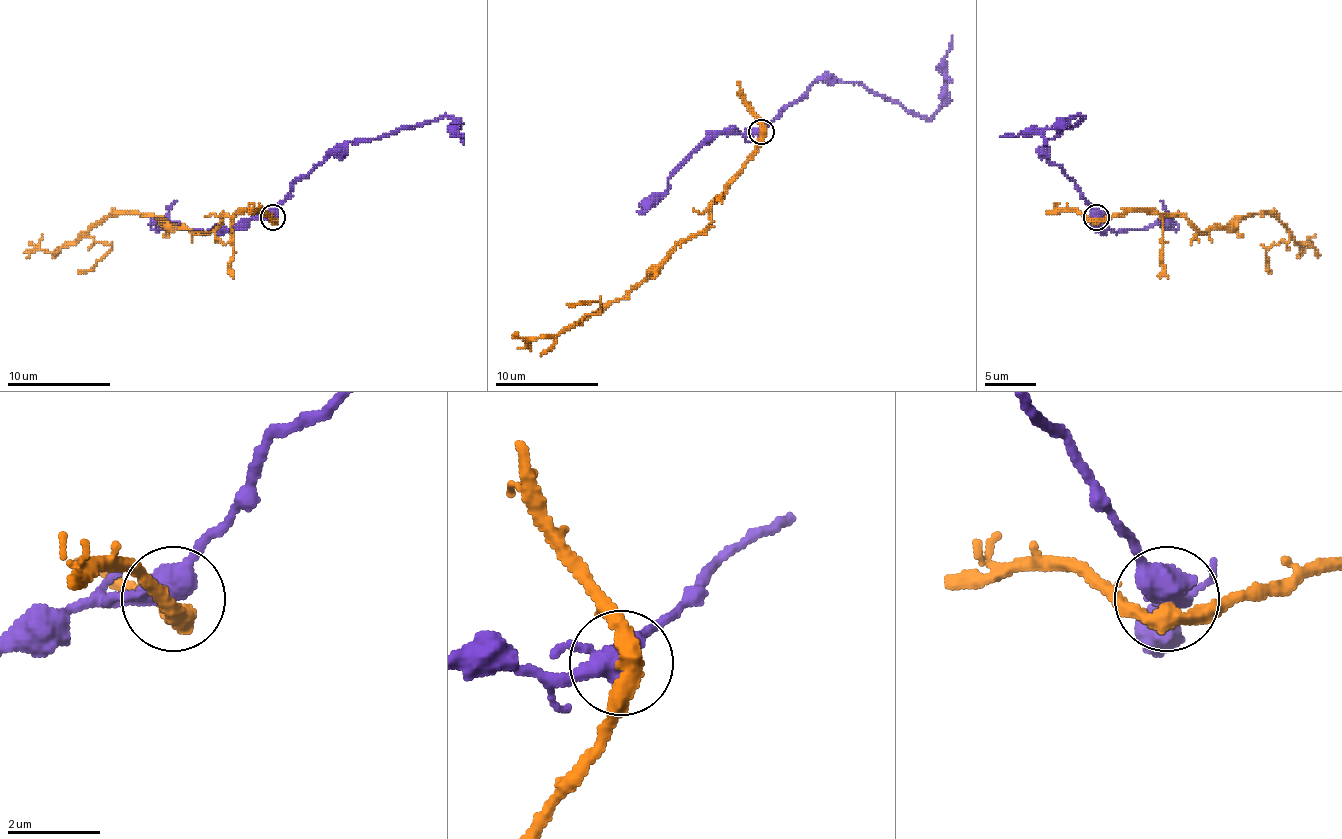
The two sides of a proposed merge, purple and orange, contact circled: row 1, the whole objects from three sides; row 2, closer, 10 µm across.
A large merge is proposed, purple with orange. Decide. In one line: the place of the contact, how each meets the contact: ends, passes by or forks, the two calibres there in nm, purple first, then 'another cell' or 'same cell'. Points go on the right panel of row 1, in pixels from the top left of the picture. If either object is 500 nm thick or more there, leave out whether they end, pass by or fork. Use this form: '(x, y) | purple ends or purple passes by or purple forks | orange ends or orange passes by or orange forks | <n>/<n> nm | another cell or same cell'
(1096, 217) | purple forks | orange passes by | 400/360 nm | another cell

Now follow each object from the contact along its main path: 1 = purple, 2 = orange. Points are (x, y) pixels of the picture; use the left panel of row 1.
1: (272, 216), (290, 188), (337, 146), (370, 141), (448, 115), (455, 131), (463, 136)
2: (272, 219), (223, 214), (210, 232), (189, 232), (109, 214), (88, 232), (112, 247), (78, 273)

